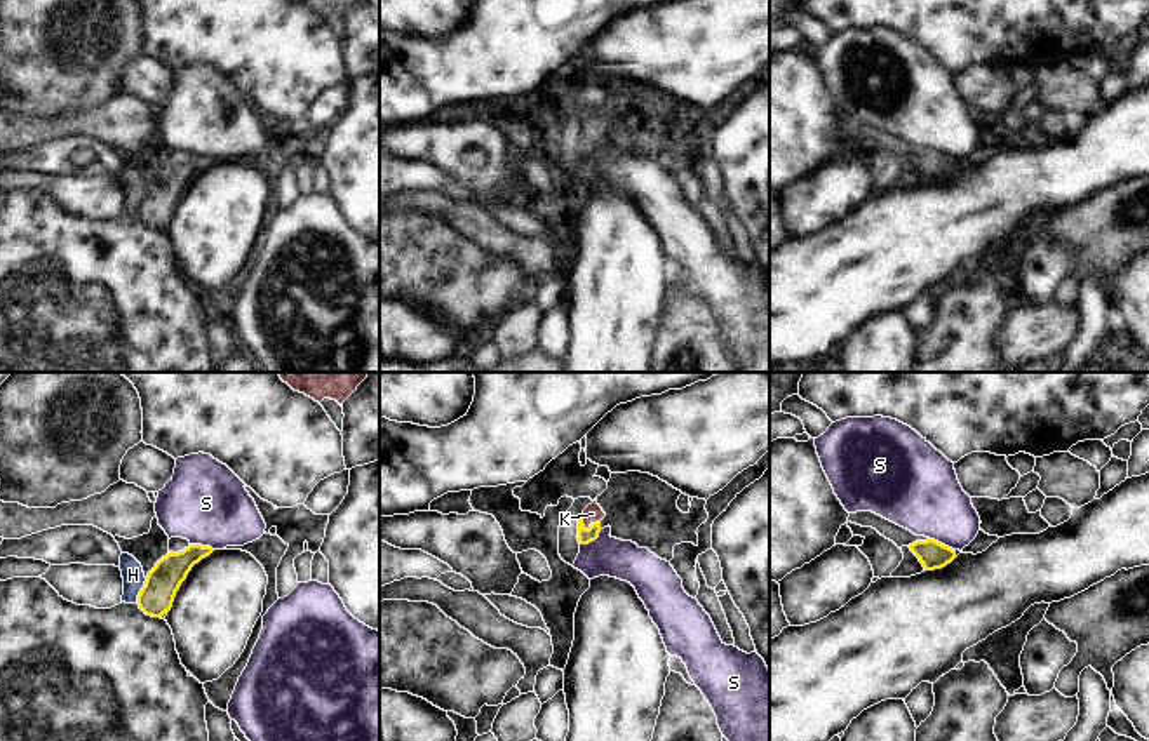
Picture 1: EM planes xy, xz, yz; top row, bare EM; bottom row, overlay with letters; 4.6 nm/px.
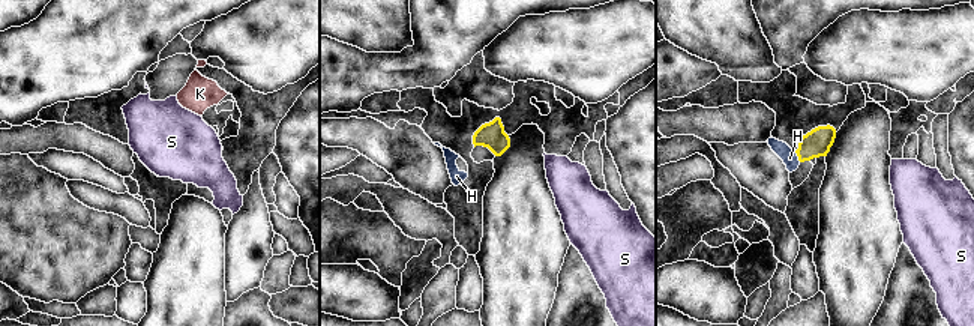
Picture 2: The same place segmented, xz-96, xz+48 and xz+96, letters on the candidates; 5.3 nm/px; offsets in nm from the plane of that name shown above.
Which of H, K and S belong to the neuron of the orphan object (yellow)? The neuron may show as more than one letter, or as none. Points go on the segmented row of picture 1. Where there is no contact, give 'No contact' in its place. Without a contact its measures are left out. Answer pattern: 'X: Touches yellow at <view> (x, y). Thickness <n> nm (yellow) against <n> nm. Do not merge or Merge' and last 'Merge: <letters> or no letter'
H: Touches yellow at xy (141, 590). Thickness 160 nm (yellow) against 100 nm. Do not merge
K: Touches yellow at xz (589, 527). Thickness 70 nm (yellow) against 90 nm. Merge
S: Touches yellow at xz (592, 540). Thickness 70 nm (yellow) against 180 nm. Do not merge
Merge: K

